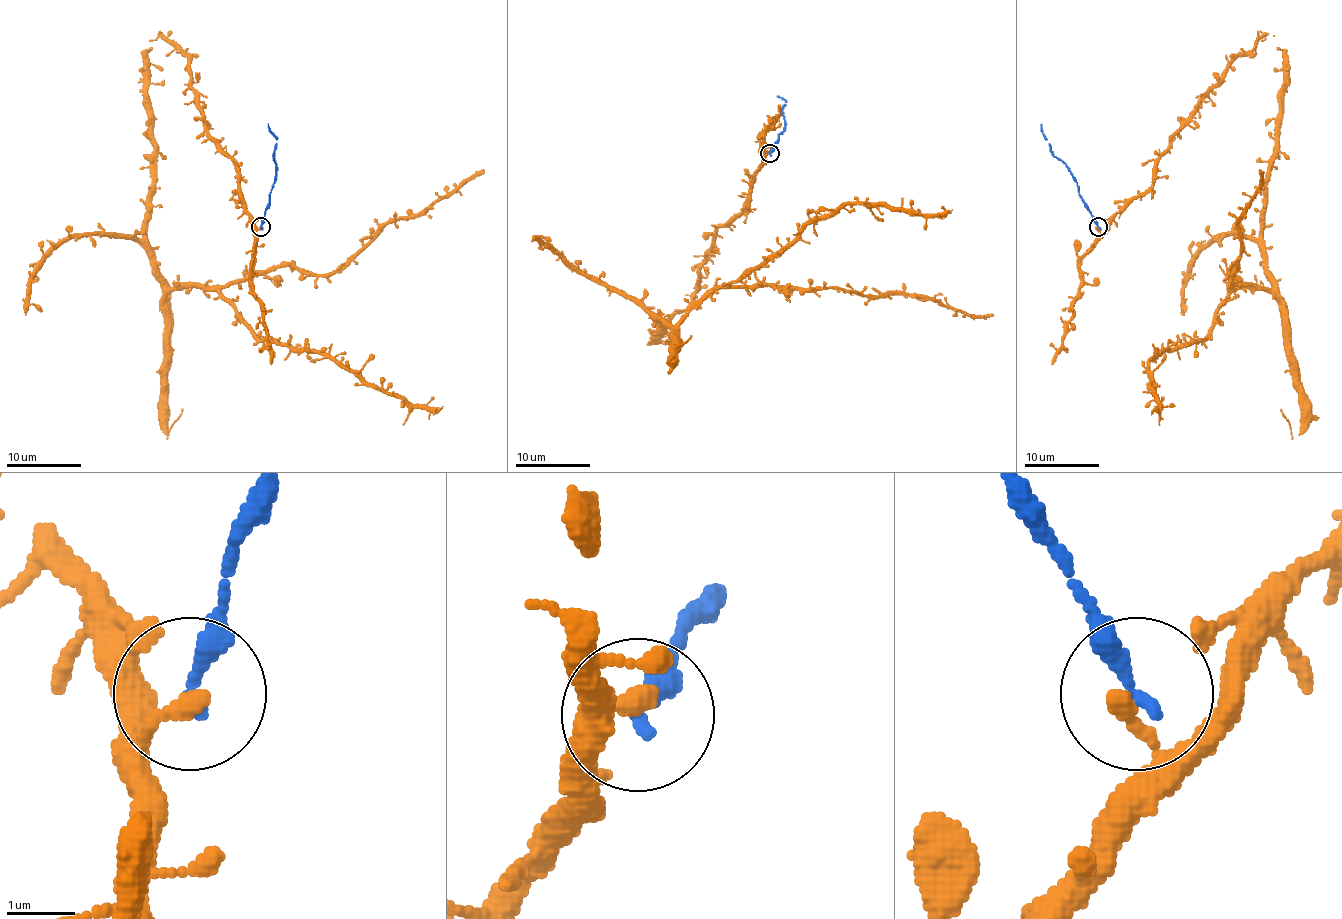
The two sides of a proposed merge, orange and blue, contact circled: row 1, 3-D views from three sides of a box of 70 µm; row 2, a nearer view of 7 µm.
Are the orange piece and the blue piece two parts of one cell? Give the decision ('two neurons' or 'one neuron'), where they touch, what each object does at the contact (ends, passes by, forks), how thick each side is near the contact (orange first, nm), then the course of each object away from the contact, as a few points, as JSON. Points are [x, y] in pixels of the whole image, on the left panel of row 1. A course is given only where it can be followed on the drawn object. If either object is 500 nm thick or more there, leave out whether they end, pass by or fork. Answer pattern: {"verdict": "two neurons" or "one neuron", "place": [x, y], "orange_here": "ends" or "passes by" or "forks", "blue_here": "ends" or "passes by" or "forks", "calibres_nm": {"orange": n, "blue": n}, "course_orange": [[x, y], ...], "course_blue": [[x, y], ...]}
{"verdict": "two neurons", "place": [260, 227], "orange_here": "ends", "blue_here": "ends", "calibres_nm": {"orange": 280, "blue": 260}, "course_orange": [[261, 227], [209, 136], [190, 62], [161, 37], [146, 52], [146, 244], [168, 288], [333, 274], [484, 169]], "course_blue": [[261, 227], [276, 173], [276, 140], [268, 123]]}

